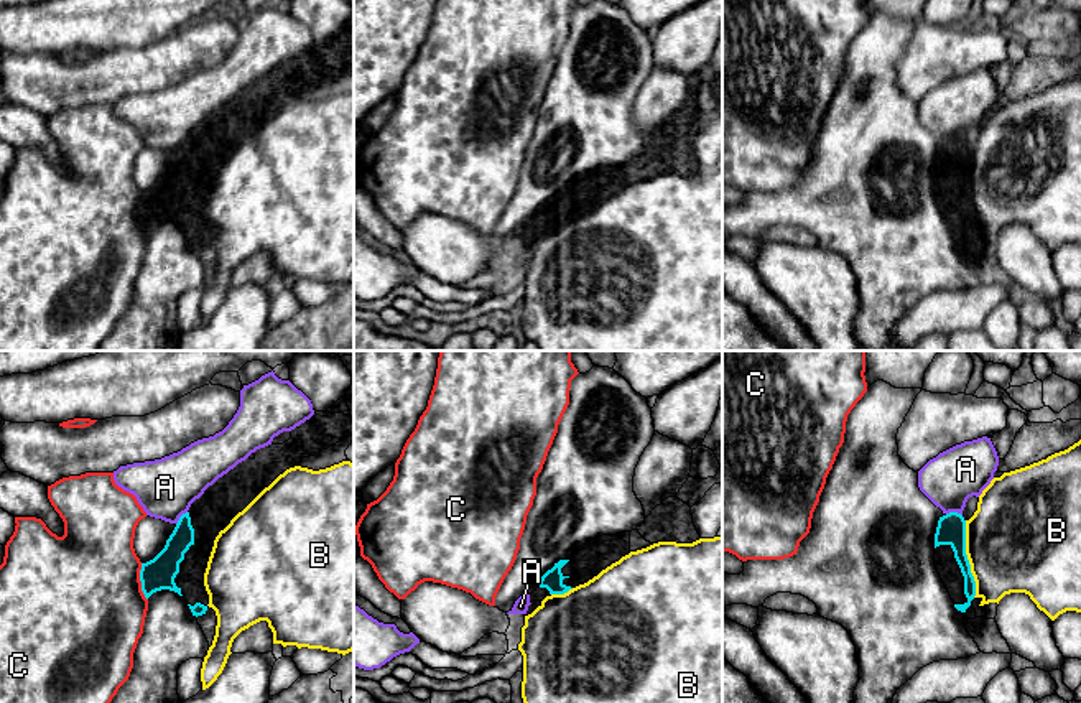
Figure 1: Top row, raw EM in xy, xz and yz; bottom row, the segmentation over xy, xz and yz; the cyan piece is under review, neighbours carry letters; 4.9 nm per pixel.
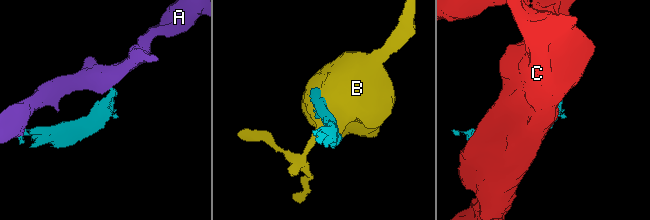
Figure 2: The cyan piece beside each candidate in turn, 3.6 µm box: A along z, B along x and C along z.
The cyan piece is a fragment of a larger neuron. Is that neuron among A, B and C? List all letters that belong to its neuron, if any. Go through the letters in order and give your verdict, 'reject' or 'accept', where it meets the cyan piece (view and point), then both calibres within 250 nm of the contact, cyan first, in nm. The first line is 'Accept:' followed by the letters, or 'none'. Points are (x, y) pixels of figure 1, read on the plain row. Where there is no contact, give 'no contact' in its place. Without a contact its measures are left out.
Accept: none
A: reject; meets cyan in yz at (955, 144); 140 nm thick on the cyan side, 260 nm on the other
B: reject; meets cyan in yz at (966, 190); 140 nm thick on the cyan side, 480 nm on the other
C: reject; meets cyan in xy at (140, 211); 160 nm thick on the cyan side, 500 nm on the other

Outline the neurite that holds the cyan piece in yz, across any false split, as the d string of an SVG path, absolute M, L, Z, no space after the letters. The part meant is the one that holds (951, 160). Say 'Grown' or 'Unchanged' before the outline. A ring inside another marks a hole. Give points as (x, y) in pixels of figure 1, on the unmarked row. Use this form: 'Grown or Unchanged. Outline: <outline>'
Grown. Outline: M958 143L939 148L935 165L935 198L961 244L976 227L976 212L966 186L966 151Z

